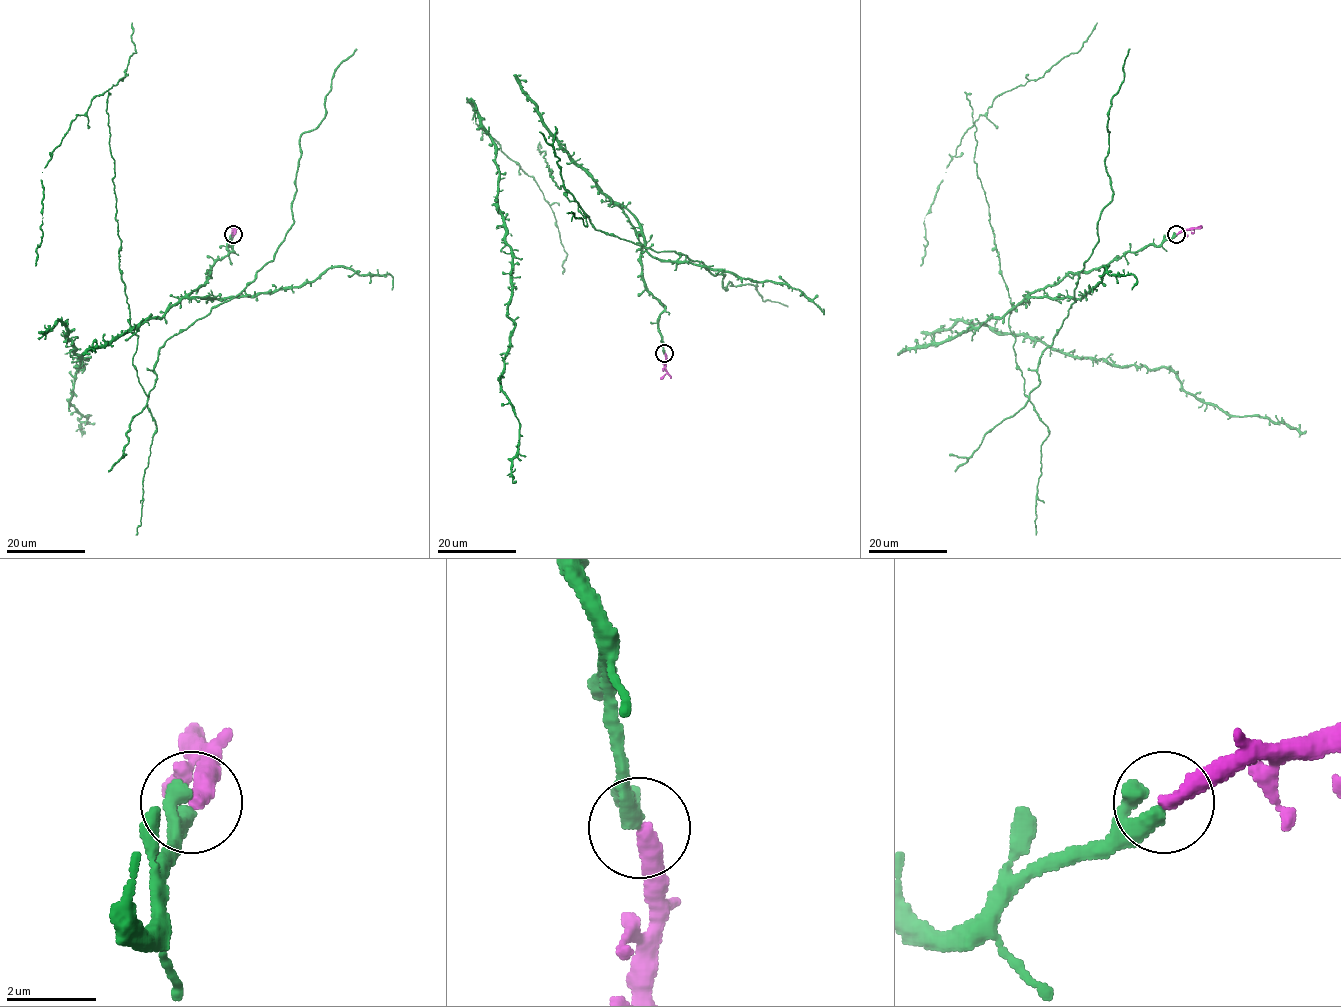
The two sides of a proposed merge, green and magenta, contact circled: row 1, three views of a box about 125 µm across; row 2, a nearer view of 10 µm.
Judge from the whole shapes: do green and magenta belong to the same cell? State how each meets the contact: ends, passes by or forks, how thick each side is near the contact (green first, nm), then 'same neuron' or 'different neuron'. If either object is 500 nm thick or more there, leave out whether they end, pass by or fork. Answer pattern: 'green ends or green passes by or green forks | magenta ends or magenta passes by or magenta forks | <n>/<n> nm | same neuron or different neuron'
green passes by | magenta ends | 280/360 nm | same neuron

